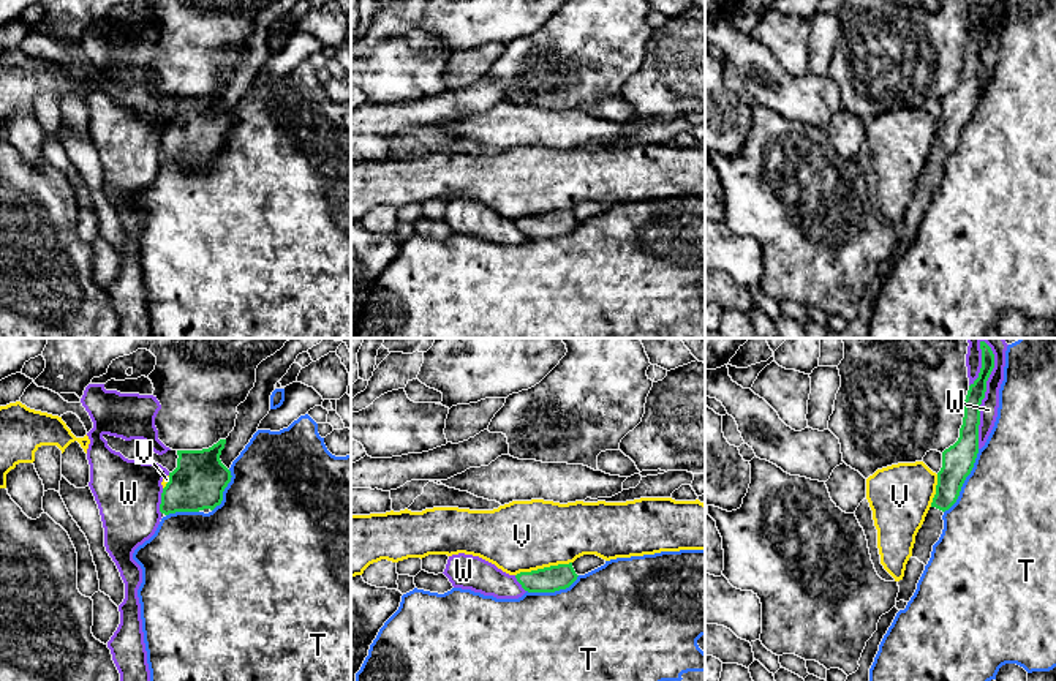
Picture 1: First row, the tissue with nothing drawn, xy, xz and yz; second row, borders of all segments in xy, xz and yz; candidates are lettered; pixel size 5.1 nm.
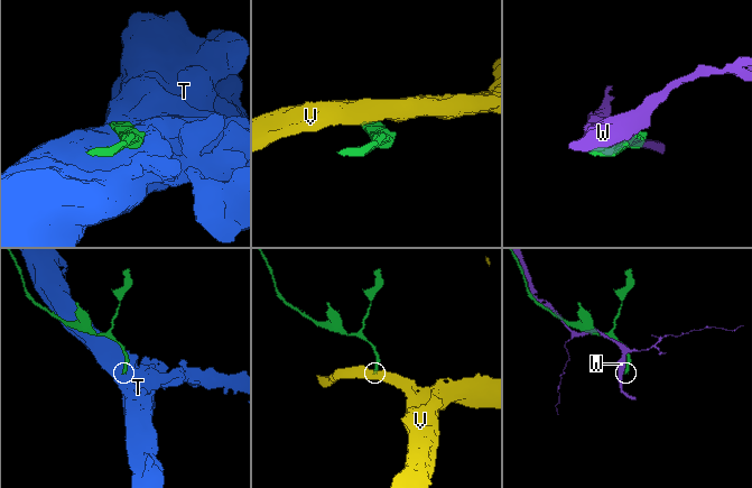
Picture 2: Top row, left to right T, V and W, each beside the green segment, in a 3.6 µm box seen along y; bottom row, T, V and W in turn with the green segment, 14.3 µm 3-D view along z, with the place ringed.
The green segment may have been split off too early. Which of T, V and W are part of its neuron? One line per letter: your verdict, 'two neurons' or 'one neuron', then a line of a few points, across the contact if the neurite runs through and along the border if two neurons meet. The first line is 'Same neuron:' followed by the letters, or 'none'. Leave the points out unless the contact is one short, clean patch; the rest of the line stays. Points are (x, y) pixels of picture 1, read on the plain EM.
Same neuron: none
T: two neurons
V: two neurons | xz (571, 207), (520, 217), (516, 221)
W: two neurons

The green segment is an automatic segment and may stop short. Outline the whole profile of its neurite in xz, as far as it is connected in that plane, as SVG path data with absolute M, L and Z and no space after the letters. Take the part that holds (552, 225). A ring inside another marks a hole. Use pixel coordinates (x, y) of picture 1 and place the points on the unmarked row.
M572 209L520 218L515 221L517 228L528 239L555 239L566 235L577 226L577 223Z

